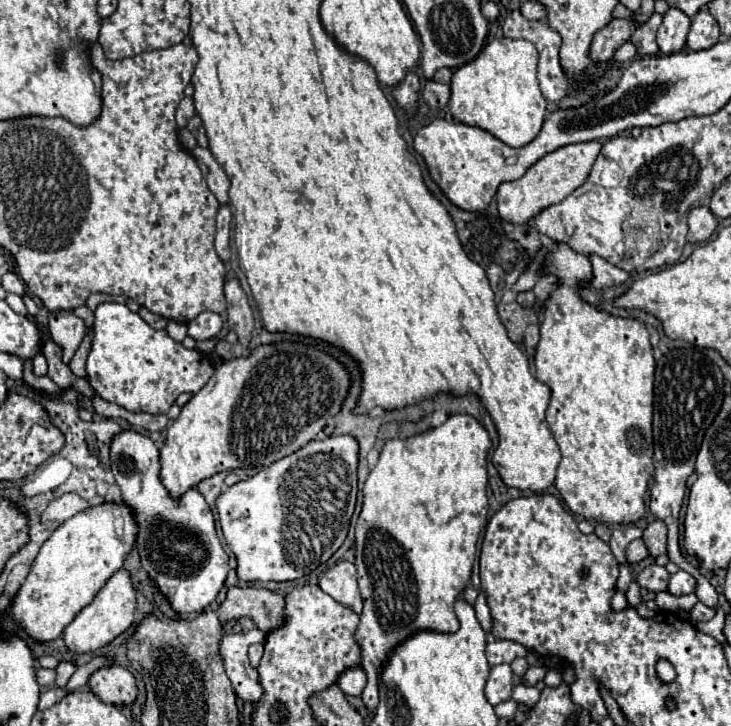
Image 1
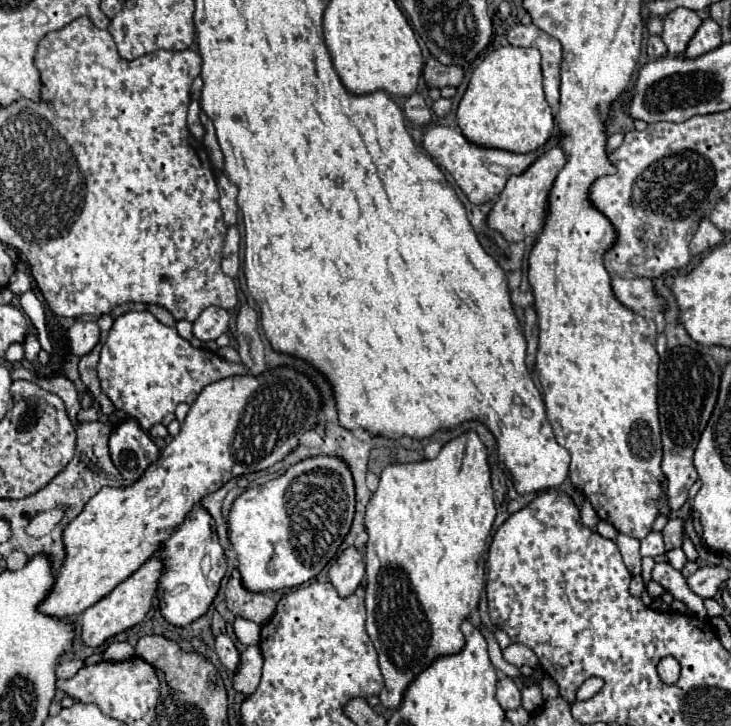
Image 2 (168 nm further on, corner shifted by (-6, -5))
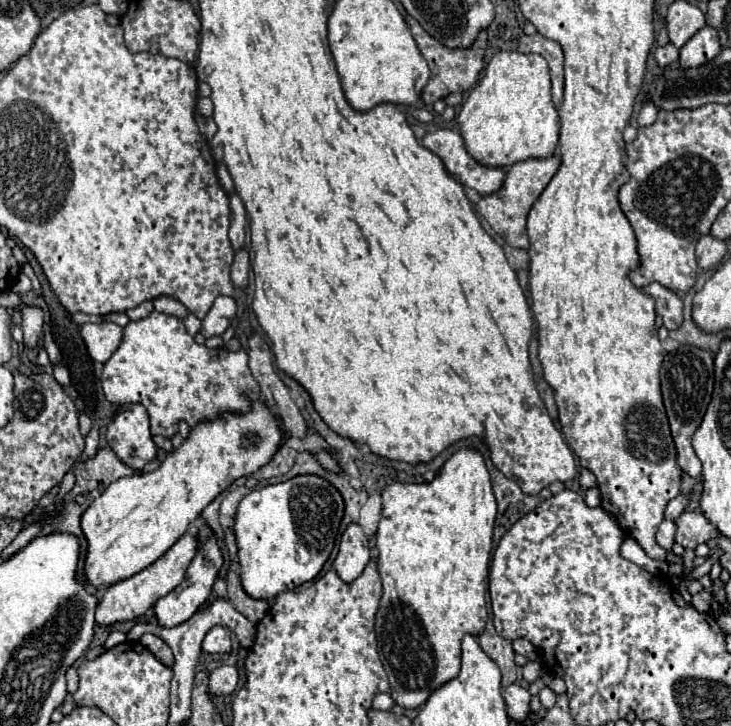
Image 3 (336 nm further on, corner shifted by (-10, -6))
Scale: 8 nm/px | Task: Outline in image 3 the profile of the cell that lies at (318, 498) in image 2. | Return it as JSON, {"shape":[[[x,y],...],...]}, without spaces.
{"shape":[[[298,475],[246,495],[234,525],[244,591],[254,599],[272,601],[278,593],[312,581],[332,553],[342,509],[342,495],[316,475]]]}

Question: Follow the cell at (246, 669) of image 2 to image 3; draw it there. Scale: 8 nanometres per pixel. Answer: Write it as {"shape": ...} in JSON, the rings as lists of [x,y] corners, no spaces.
{"shape":[[[218,667],[210,673],[208,693],[210,695],[230,695],[238,685],[238,669],[236,667]]]}

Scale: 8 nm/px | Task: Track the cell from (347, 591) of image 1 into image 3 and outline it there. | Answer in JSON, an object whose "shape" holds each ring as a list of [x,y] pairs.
{"shape":[[[350,523],[340,537],[334,569],[344,581],[354,581],[370,561],[370,545],[360,523]]]}

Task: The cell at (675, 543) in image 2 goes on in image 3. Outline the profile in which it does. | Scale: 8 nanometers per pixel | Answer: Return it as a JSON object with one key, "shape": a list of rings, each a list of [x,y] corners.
{"shape":[[[684,511],[678,519],[676,519],[678,531],[676,531],[676,543],[680,543],[682,547],[696,547],[700,543],[710,541],[712,533],[714,533],[714,525],[706,519],[706,515],[702,511]]]}

